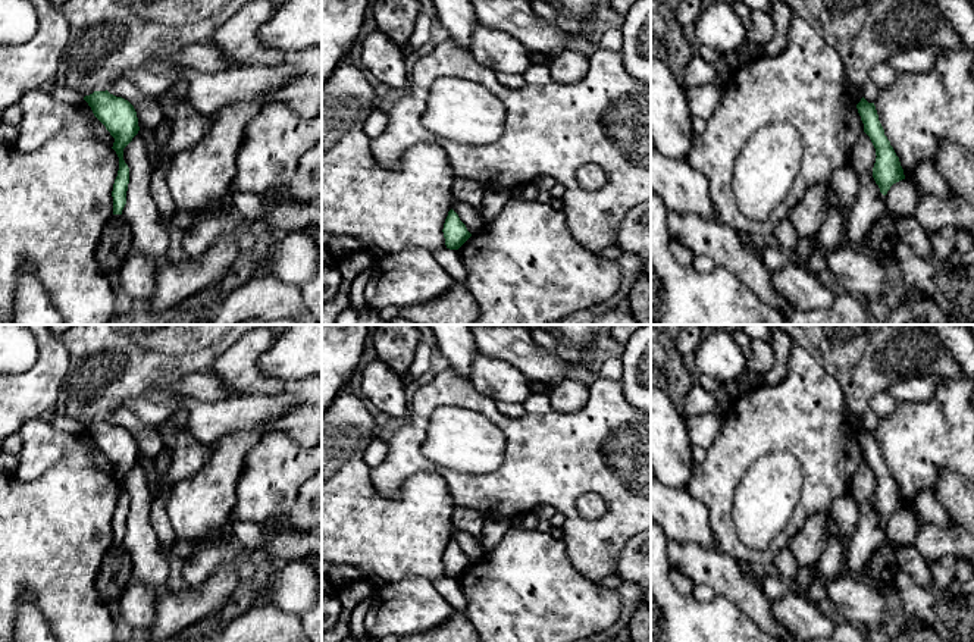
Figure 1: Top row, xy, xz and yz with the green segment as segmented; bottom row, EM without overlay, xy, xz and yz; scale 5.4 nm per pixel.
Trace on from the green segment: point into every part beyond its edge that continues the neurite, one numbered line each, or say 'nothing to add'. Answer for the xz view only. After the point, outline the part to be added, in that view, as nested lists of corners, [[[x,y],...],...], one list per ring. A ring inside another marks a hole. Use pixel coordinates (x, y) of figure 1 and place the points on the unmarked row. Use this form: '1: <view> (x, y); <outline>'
nothing to add

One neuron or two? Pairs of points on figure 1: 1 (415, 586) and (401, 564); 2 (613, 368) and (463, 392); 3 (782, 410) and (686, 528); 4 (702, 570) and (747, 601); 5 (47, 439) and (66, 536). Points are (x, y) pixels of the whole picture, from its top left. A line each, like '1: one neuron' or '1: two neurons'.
1: two neurons
2: two neurons
3: two neurons
4: one neuron
5: two neurons

